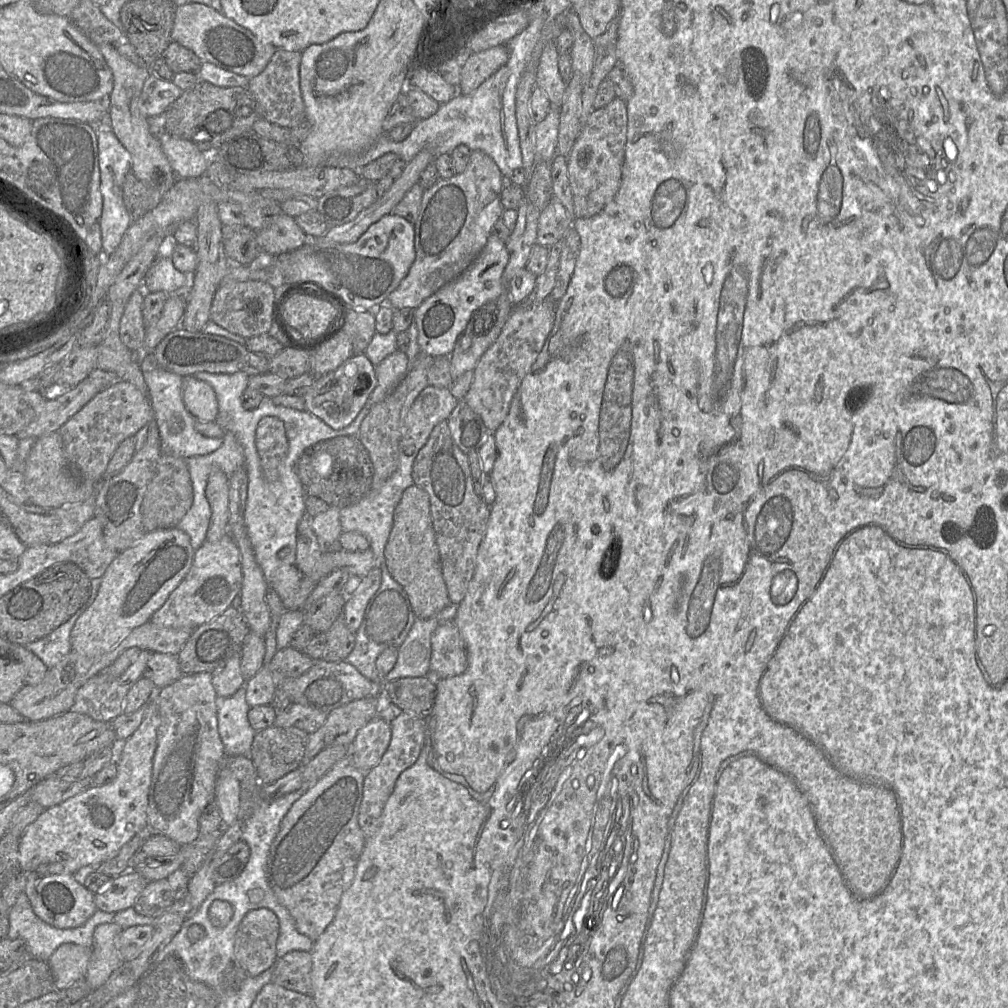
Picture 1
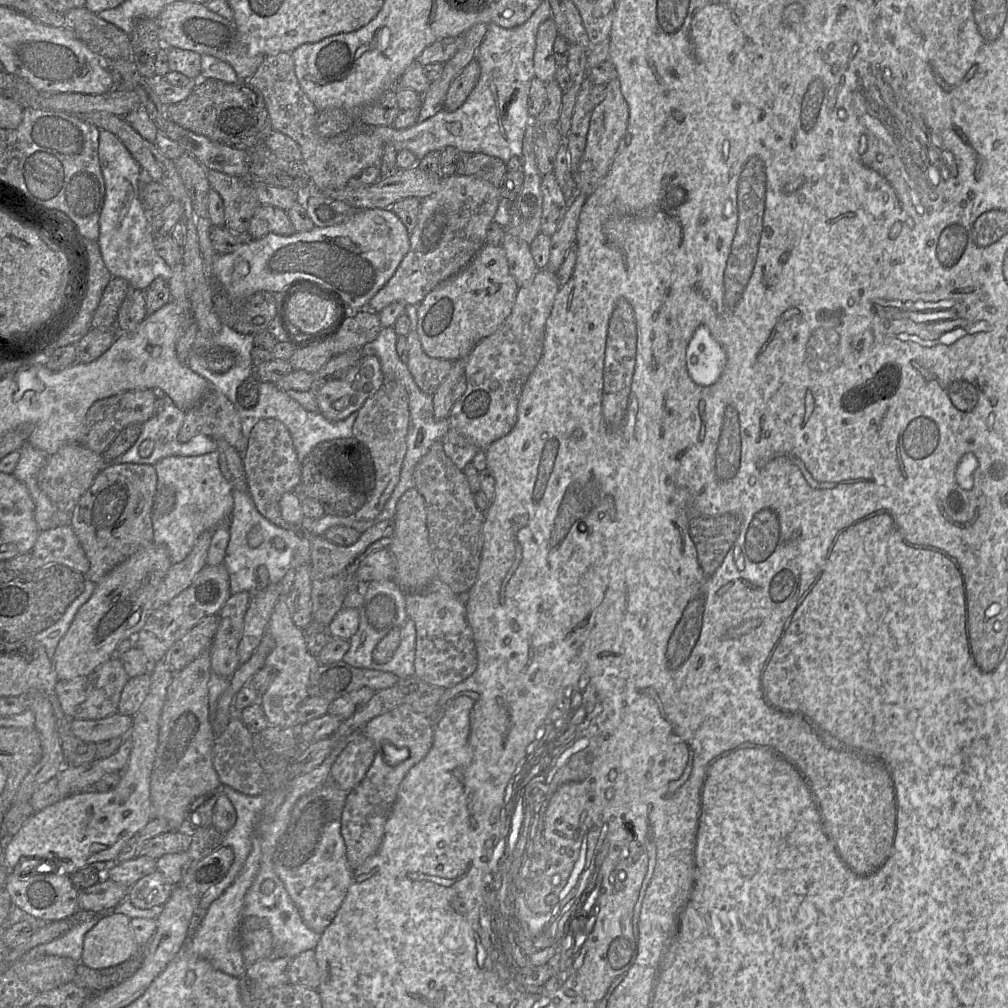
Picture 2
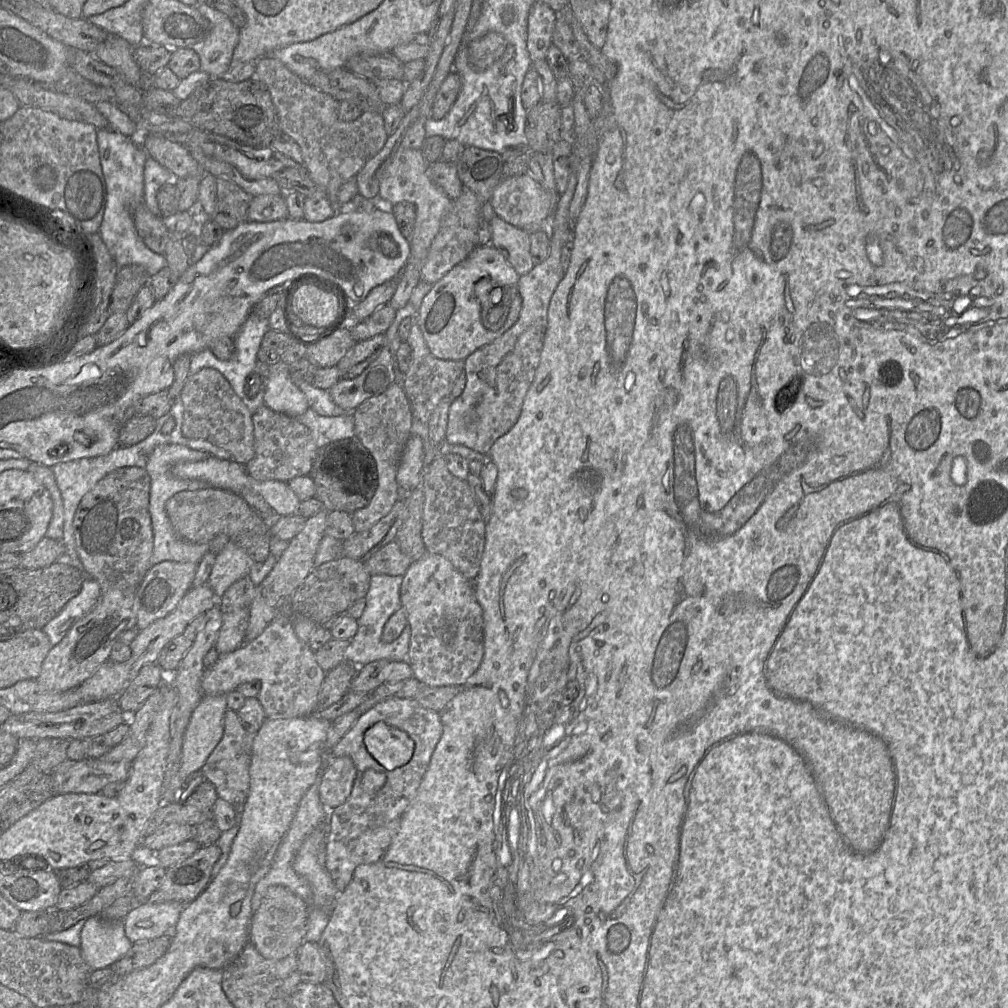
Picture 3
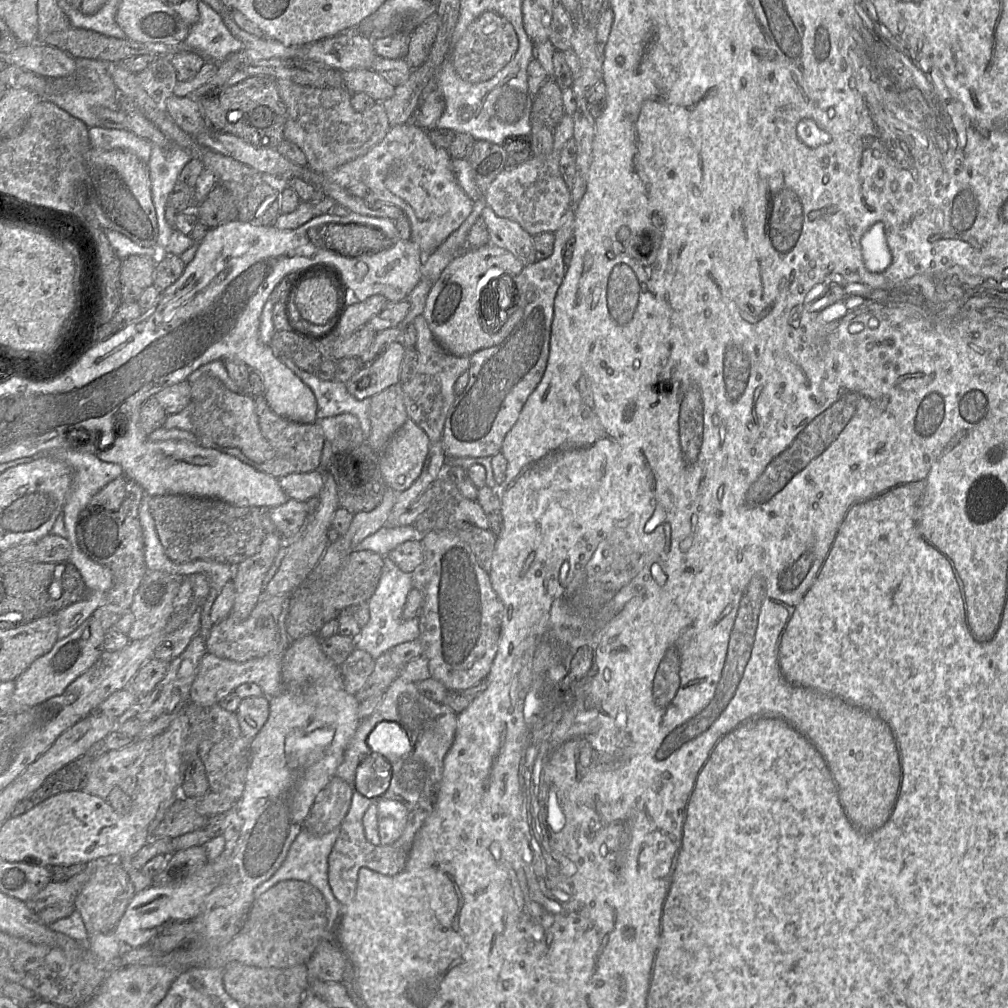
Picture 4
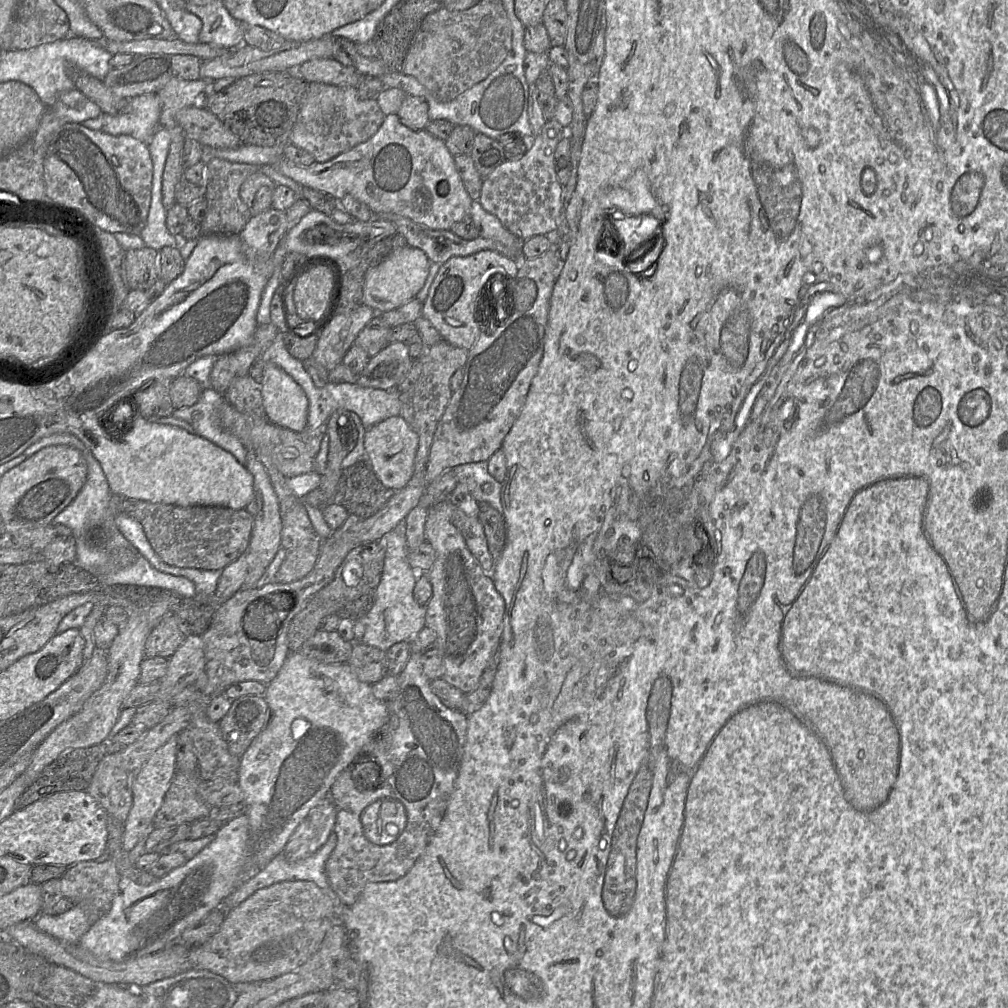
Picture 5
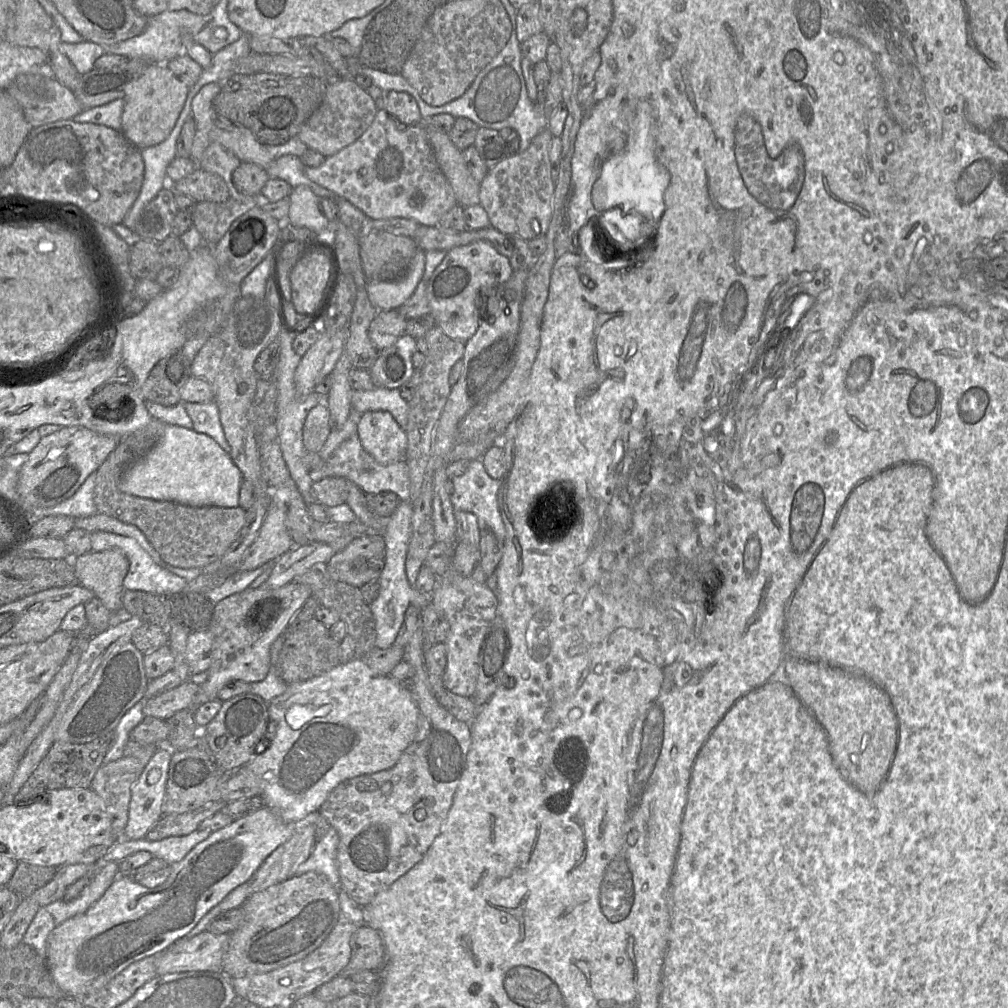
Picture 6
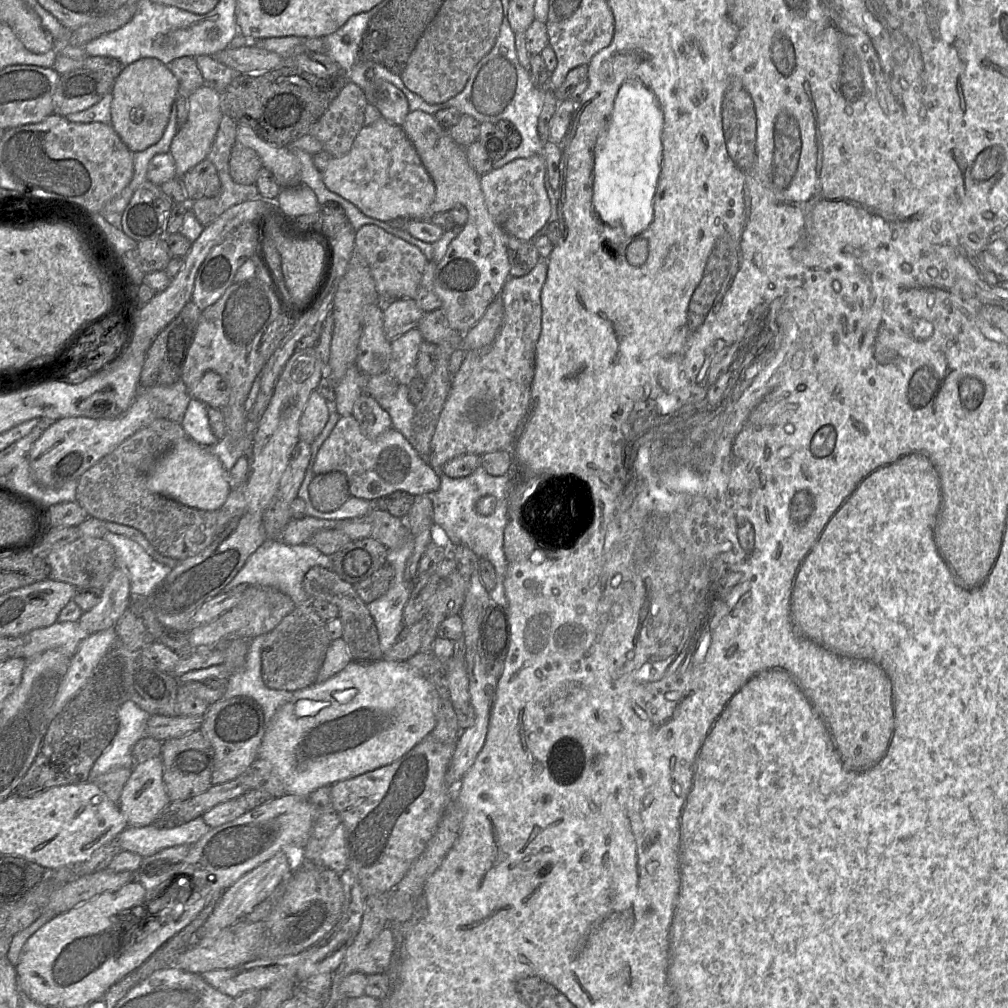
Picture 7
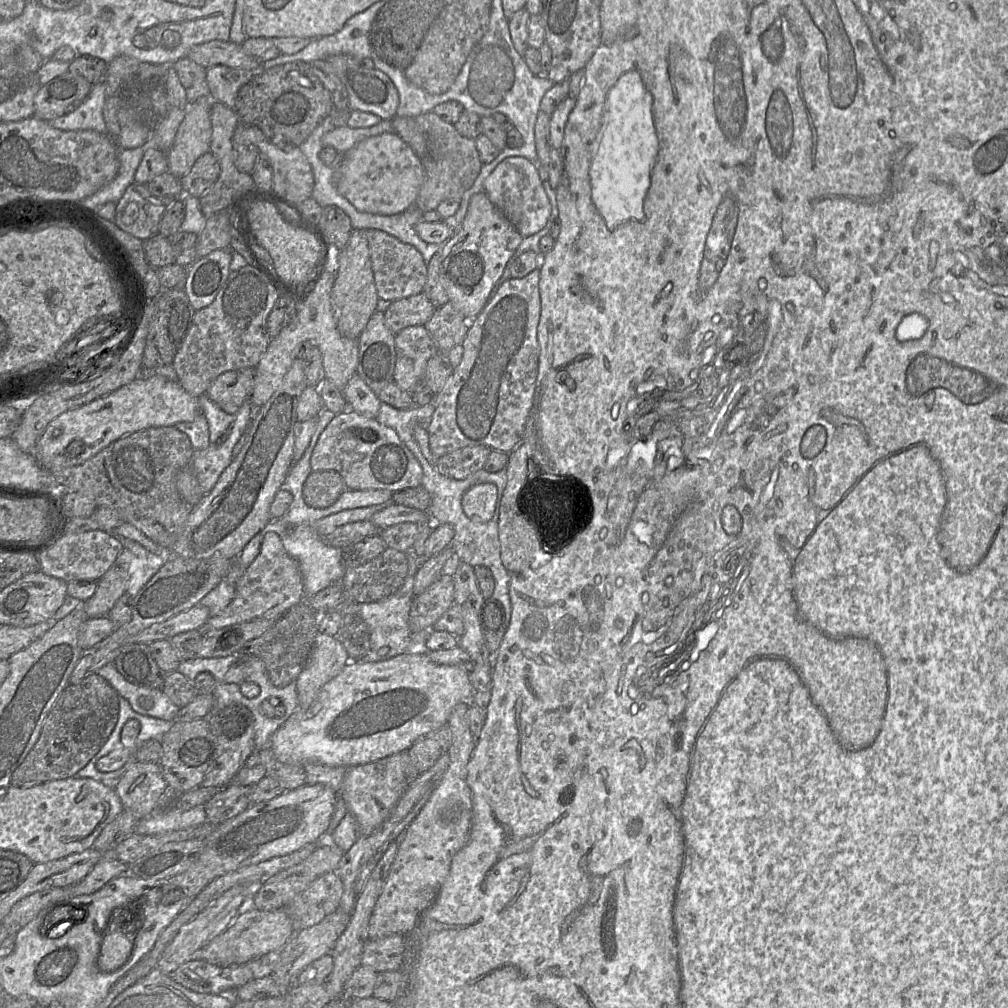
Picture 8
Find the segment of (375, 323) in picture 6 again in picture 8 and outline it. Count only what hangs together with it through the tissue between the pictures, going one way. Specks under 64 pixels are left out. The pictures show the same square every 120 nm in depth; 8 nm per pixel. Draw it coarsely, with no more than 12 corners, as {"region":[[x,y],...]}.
{"region":[[421,292],[393,301],[384,312],[397,334],[425,325],[436,309]]}

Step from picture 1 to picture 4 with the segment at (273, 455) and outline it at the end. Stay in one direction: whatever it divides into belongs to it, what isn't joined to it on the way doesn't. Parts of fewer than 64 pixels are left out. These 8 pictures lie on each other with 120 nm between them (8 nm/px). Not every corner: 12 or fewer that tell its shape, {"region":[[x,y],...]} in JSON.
{"region":[[254,403],[275,452],[257,469],[277,479],[318,470],[325,441],[318,423],[277,415]]}

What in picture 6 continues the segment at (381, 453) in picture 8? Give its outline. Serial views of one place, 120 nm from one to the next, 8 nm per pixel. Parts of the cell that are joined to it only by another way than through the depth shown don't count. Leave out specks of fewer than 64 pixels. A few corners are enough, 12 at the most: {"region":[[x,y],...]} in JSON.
{"region":[[357,433],[343,441],[312,484],[329,476],[352,481],[365,494],[410,495],[405,459],[382,465]]}

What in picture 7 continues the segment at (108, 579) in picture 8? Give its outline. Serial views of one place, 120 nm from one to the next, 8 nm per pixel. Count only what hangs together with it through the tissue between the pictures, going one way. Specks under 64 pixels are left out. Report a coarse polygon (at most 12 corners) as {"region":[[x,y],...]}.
{"region":[[116,567],[98,604],[83,612],[89,635],[113,627],[129,608],[129,577]]}

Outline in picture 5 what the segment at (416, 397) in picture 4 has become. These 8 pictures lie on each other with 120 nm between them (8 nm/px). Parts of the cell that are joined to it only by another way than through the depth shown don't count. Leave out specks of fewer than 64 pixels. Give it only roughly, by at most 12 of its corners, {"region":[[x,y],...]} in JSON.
{"region":[[423,315],[422,373],[400,392],[400,415],[418,434],[414,475],[425,472],[434,434],[467,362]]}

